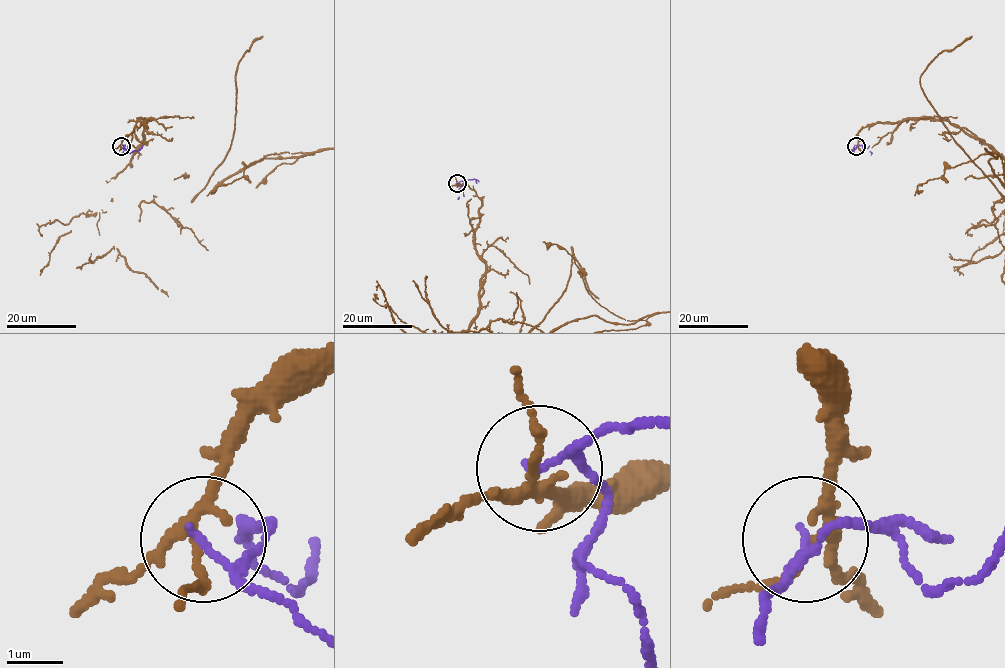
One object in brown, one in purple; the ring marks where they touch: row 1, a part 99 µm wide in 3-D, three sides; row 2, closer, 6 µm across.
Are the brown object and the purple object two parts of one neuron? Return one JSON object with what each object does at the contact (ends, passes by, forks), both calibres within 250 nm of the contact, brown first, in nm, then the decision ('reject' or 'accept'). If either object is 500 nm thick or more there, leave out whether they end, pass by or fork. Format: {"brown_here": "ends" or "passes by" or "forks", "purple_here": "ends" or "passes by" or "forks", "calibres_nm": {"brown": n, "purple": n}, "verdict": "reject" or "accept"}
{"brown_here": "forks", "purple_here": "passes by", "calibres_nm": {"brown": 170, "purple": 90}, "verdict": "reject"}

